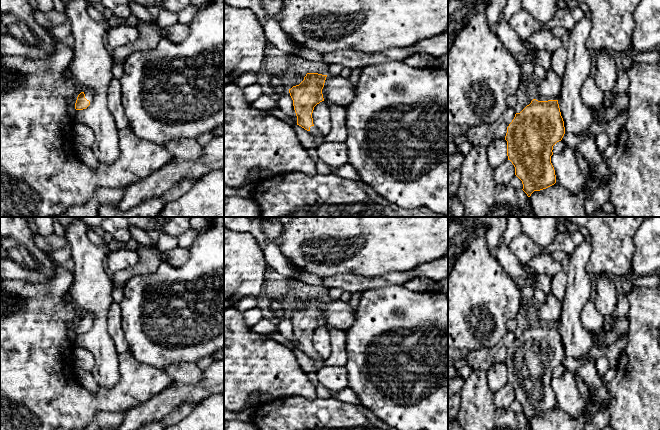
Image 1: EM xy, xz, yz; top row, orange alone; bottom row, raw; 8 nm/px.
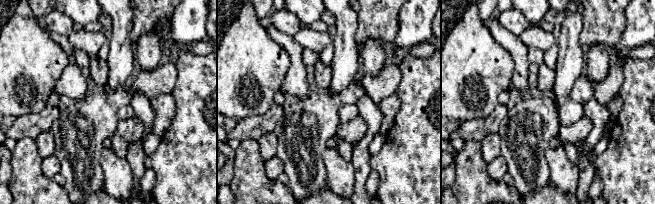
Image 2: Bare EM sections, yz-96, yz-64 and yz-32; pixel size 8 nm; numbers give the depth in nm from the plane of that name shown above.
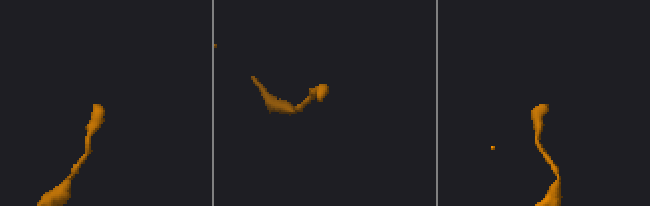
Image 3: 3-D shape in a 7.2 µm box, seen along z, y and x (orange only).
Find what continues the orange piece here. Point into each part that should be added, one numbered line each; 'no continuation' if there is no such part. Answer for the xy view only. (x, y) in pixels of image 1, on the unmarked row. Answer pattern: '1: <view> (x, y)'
1: xy (89, 319)

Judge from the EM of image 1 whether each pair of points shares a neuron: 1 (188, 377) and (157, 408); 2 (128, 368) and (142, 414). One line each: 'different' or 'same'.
1: different
2: different

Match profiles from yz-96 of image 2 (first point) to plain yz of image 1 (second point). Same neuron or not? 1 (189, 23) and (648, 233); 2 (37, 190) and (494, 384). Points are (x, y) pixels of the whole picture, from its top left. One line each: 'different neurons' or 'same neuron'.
1: same neuron
2: different neurons

